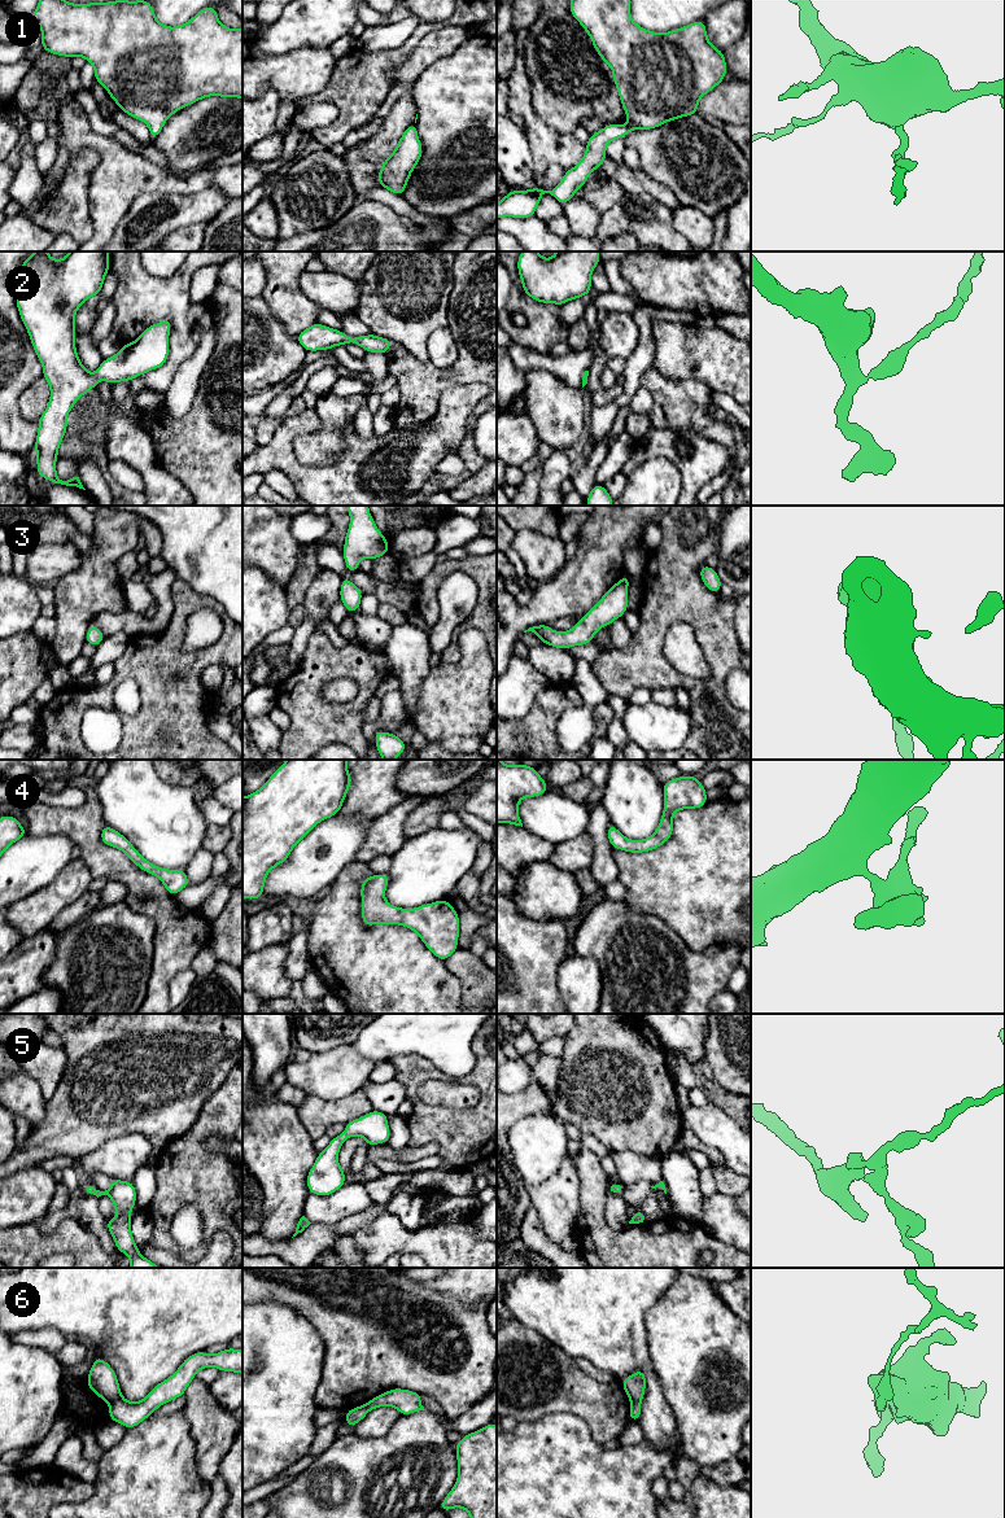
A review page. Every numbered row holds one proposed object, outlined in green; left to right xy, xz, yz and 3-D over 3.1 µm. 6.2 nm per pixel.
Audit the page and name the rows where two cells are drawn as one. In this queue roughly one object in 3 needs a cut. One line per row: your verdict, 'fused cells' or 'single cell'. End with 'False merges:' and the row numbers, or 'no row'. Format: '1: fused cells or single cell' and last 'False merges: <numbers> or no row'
1: single cell
2: single cell
3: single cell
4: single cell
5: single cell
6: fused cells
False merges: 6

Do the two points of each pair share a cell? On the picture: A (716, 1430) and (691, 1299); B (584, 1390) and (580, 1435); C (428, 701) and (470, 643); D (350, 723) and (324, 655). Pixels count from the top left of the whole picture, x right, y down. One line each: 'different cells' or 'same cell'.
A: same cell
B: different cells
C: same cell
D: same cell

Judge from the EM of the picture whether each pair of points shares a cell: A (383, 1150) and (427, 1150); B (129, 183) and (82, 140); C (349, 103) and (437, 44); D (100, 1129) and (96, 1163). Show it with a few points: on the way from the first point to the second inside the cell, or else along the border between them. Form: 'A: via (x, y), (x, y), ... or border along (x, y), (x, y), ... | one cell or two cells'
A: via (393, 1155), (416, 1154) | one cell
B: via (119, 170), (95, 143) | one cell
C: border along (411, 53), (393, 69), (392, 86) | two cells
D: border along (125, 1133), (77, 1158), (69, 1158) | two cells

